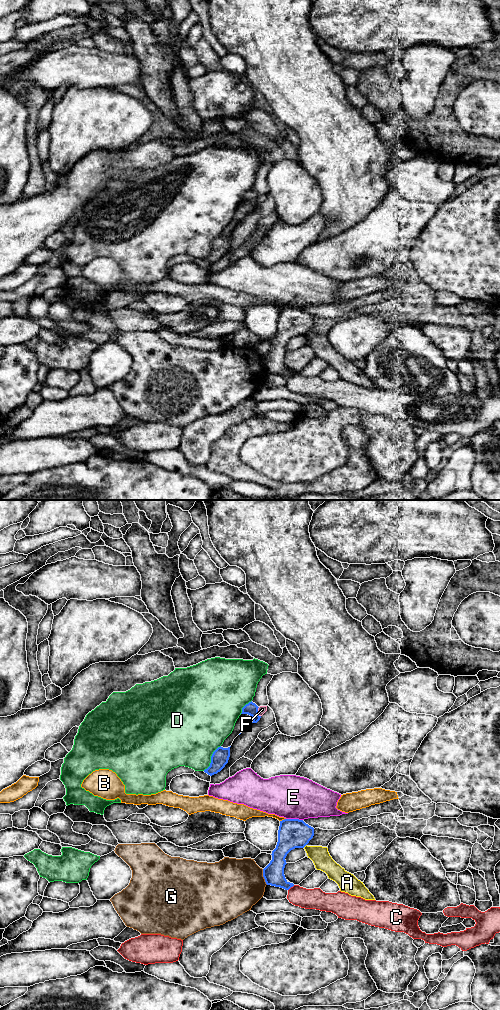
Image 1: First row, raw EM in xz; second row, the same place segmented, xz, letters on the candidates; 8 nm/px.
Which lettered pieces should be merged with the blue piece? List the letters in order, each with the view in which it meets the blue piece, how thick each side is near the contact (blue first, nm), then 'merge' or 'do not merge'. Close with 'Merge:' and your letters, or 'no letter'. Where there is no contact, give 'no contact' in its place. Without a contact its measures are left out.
A: contact in xz; calibres 240 and 150 nm; do not merge
B: contact in xz; calibres 240 and 70 nm; do not merge
C: contact in xz; calibres 170 and 160 nm; do not merge
D: contact in xz; calibres 140 and 460 nm; do not merge
E: contact in xz; calibres 240 and 360 nm; do not merge
F: contact in xz; calibres 100 and 60 nm; do not merge
G: contact in xz; calibres 170 and 440 nm; do not merge
Merge: no letter

